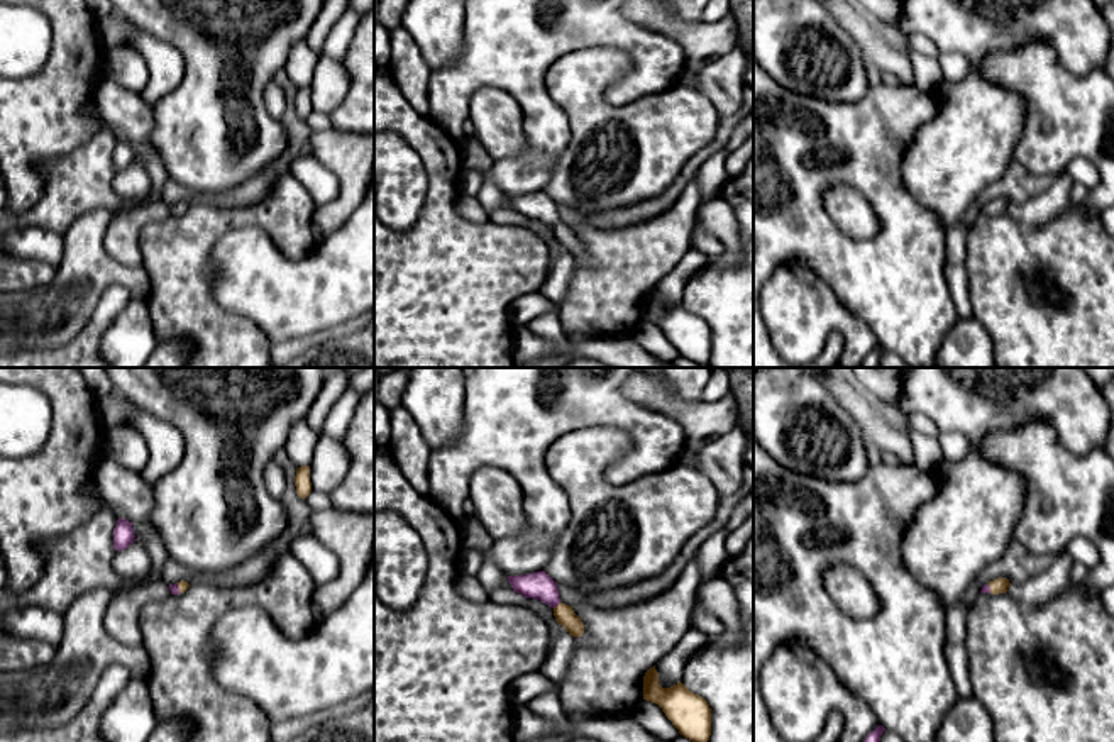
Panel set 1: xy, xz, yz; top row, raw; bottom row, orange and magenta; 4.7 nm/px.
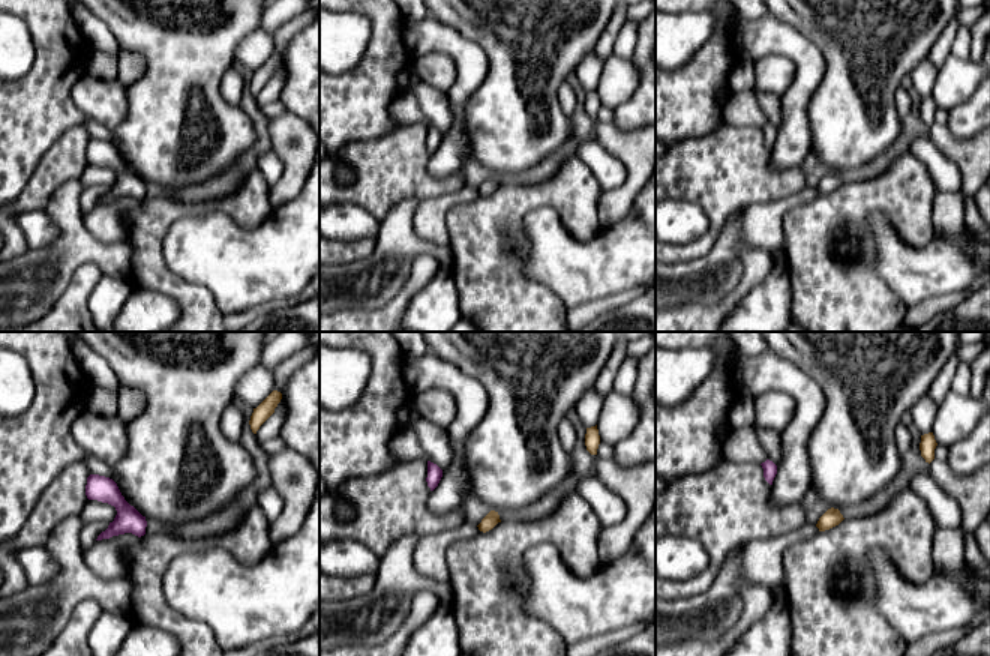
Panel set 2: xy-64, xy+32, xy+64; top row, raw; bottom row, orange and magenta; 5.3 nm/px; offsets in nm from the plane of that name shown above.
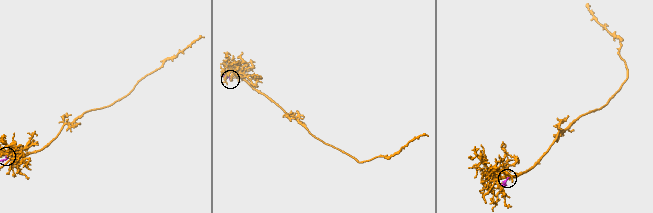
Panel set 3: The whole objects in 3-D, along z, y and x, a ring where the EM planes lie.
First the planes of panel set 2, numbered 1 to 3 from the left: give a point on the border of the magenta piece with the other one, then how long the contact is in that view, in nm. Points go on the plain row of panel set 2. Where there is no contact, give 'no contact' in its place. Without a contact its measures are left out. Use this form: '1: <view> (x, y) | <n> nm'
1: no contact
2: no contact
3: no contact

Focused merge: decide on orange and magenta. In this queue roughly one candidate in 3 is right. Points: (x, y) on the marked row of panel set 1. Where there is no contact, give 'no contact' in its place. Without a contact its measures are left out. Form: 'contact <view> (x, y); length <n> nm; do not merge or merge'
contact xz (557, 605); length 50 nm; merge

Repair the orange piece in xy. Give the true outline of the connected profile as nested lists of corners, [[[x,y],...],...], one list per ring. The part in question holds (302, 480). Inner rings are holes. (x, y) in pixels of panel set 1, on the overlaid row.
[[[301,466],[296,469],[295,486],[298,496],[303,500],[312,493],[310,466]]]

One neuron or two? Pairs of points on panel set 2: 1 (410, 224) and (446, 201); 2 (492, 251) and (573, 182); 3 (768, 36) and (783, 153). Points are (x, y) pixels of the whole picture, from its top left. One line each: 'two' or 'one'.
1: one
2: one
3: one

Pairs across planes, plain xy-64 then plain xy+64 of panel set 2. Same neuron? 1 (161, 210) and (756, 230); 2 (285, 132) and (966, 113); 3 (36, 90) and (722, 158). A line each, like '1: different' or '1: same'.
1: different
2: different
3: same

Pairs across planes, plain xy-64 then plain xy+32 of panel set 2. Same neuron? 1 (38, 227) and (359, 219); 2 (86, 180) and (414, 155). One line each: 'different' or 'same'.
1: same
2: different

